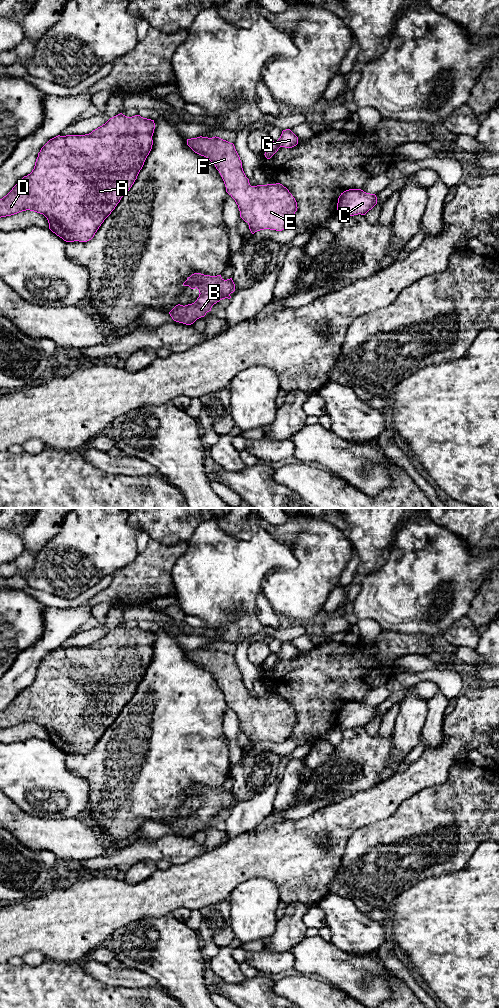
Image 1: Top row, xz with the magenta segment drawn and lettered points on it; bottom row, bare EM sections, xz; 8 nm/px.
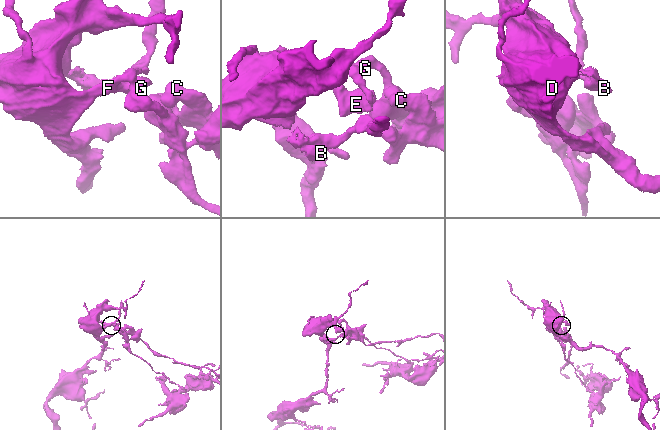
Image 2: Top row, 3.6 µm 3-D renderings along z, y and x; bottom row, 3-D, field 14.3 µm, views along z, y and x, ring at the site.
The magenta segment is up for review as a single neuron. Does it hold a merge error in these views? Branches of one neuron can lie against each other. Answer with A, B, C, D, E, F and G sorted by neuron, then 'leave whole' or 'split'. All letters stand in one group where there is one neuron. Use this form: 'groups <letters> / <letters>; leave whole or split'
groups A B C D E F G; leave whole

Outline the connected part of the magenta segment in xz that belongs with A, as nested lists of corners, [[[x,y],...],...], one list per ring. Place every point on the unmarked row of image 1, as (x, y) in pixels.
[[[120,625],[89,646],[58,647],[50,651],[38,665],[32,684],[0,711],[0,730],[30,722],[43,726],[49,741],[66,754],[91,752],[137,691],[152,661],[154,641],[154,632],[140,627],[127,629]]]

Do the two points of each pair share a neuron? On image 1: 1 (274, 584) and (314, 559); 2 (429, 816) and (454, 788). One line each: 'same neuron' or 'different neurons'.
1: same neuron
2: same neuron

